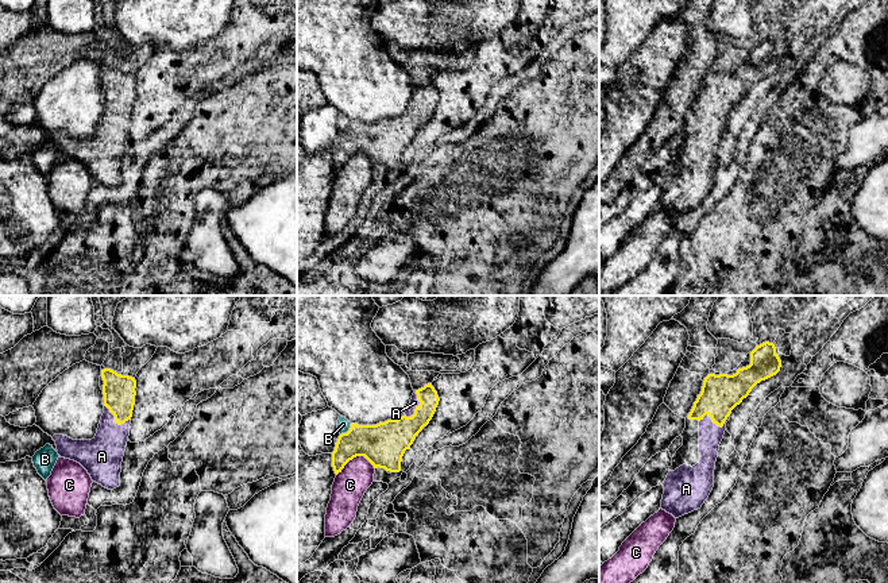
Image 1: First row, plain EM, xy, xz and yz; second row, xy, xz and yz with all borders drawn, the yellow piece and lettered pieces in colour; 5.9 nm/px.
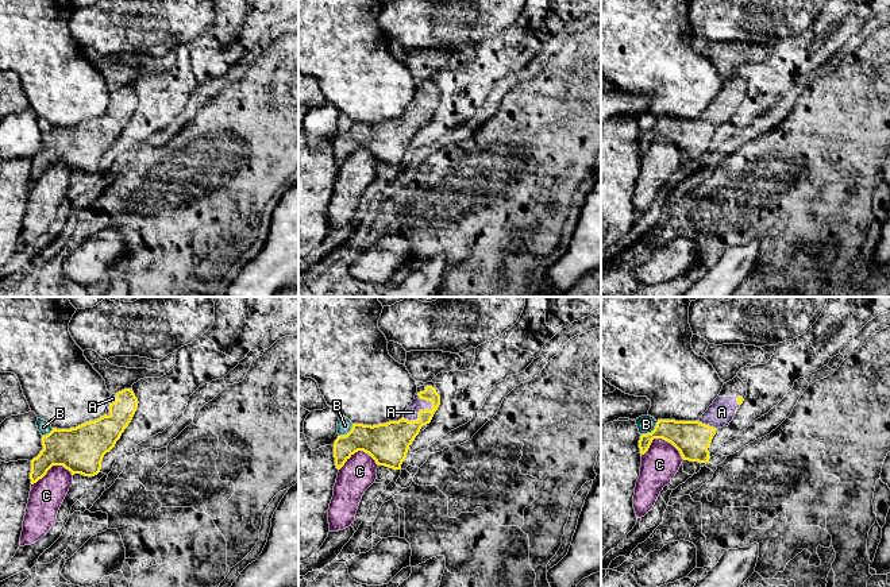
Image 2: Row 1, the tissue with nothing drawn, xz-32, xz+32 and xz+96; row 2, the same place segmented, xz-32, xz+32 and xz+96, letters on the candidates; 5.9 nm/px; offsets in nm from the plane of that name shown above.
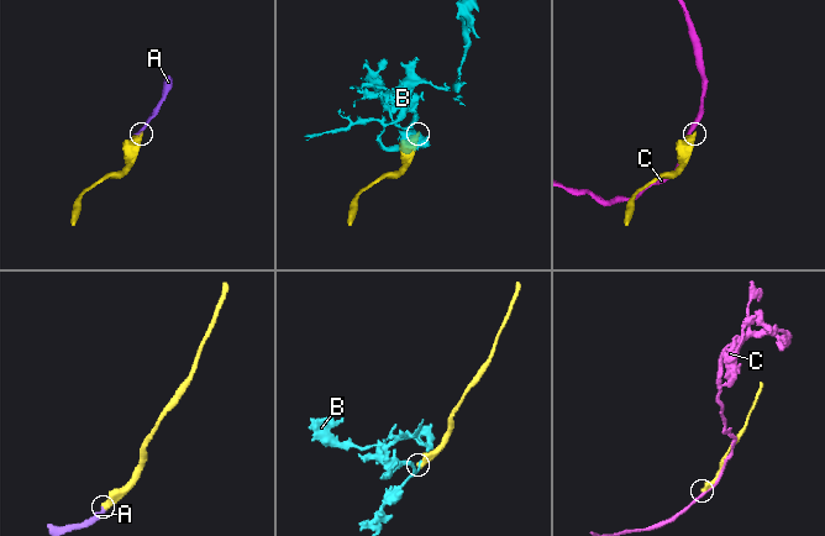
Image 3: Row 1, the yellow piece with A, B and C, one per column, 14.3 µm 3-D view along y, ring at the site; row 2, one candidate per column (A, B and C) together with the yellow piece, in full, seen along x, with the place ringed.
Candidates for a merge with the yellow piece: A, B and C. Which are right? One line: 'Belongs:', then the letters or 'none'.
Belongs: A

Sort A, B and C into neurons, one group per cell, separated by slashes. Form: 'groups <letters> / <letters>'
groups A / B / C

